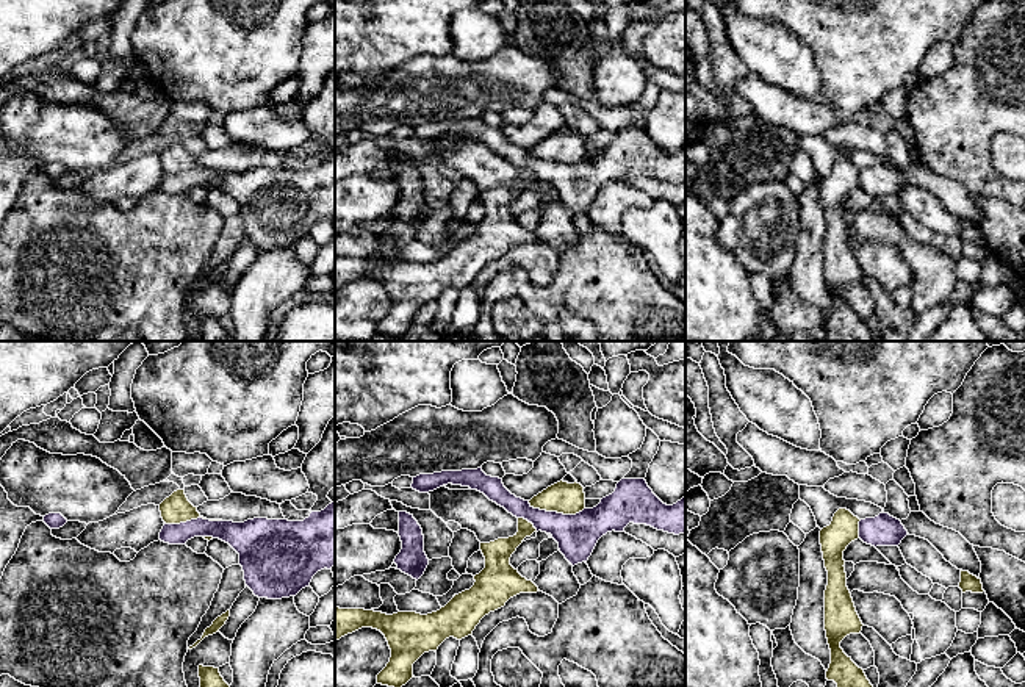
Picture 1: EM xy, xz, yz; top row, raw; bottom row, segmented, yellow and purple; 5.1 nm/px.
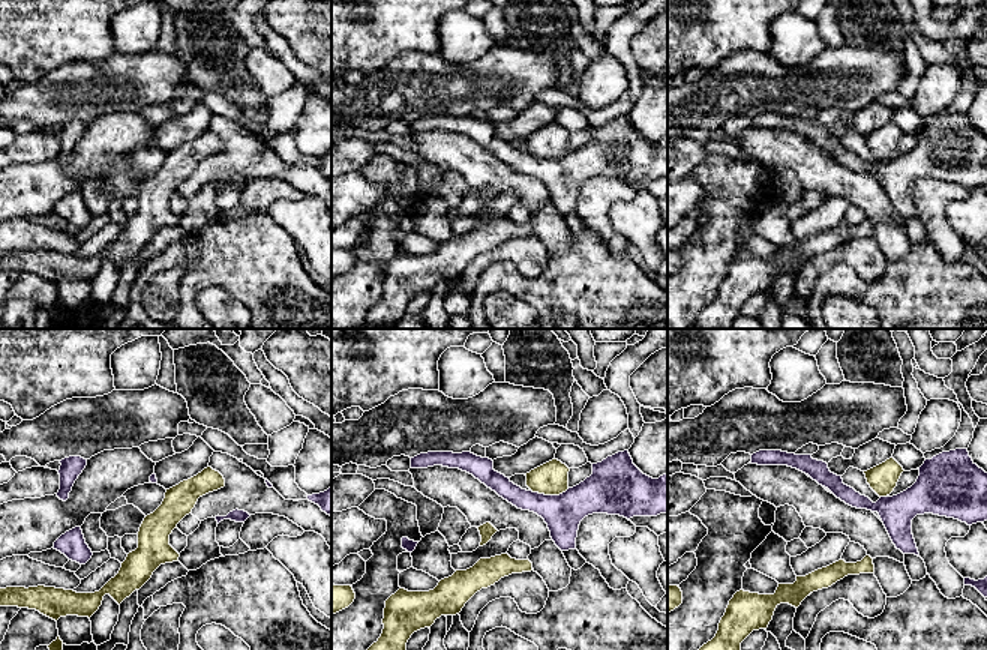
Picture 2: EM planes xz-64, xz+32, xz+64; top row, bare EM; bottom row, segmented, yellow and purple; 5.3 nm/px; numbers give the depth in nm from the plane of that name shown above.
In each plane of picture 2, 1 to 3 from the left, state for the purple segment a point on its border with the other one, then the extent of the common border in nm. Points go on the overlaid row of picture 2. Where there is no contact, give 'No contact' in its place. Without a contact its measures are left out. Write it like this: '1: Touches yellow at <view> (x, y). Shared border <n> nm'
1: No contact
2: Touches yellow at xz+32 (549, 494). Shared border 200 nm
3: Touches yellow at xz+64 (884, 496). Shared border 30 nm

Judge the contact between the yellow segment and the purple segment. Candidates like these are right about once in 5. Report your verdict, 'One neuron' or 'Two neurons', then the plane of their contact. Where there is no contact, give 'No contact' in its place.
Two neurons. Touches yellow in xz

